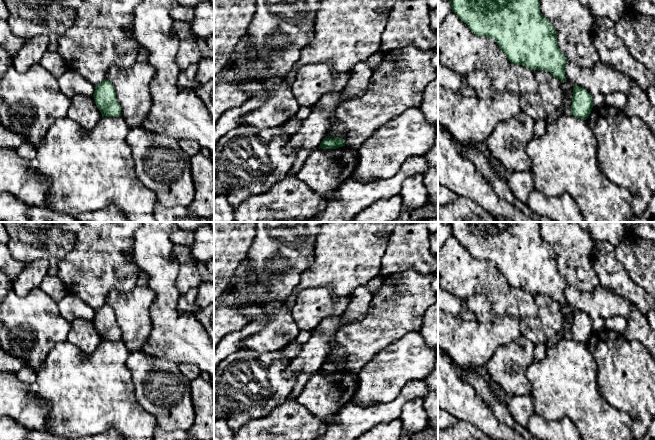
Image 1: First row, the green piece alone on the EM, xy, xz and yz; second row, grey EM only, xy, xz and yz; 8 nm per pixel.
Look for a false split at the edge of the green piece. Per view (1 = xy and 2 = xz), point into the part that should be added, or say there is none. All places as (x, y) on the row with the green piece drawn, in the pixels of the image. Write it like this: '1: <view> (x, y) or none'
1: none
2: none

